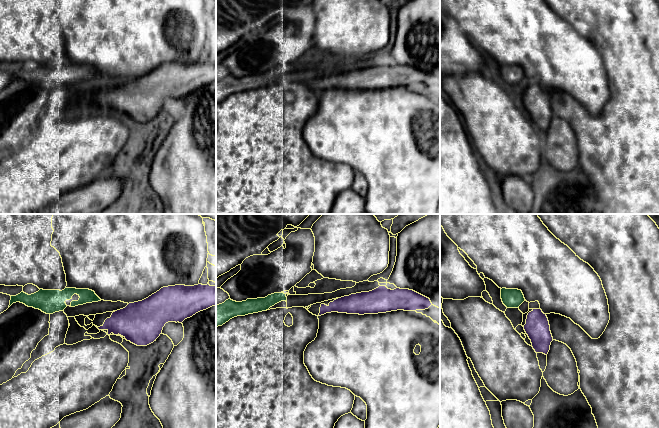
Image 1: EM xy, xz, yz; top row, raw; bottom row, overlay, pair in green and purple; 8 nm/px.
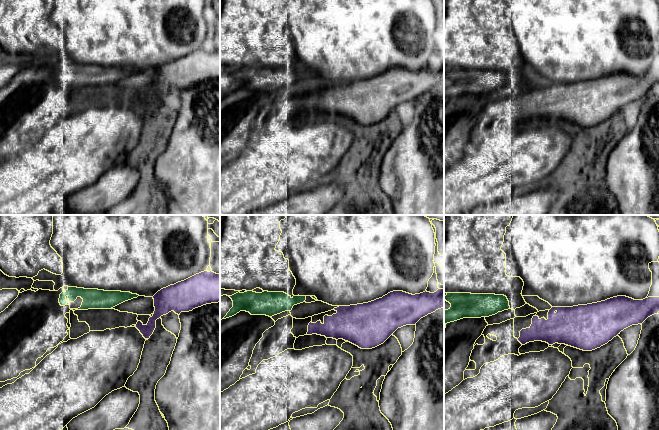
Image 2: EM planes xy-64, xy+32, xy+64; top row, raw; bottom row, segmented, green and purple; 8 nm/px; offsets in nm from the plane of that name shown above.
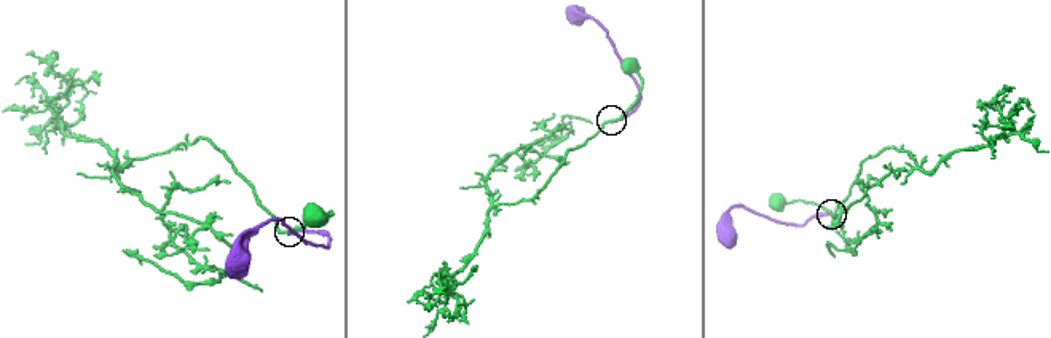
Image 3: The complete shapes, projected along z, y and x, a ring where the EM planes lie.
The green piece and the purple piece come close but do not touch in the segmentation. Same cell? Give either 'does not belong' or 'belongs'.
does not belong

